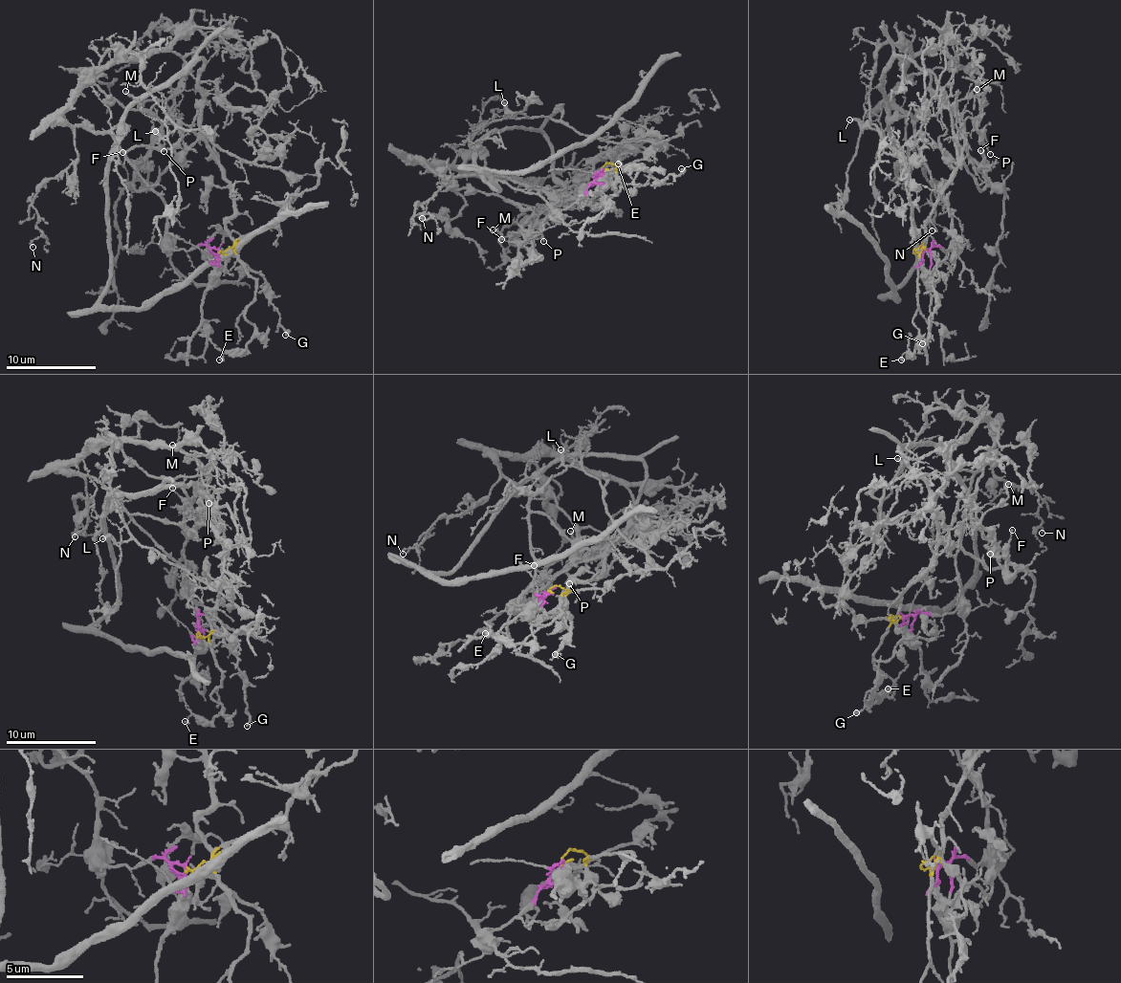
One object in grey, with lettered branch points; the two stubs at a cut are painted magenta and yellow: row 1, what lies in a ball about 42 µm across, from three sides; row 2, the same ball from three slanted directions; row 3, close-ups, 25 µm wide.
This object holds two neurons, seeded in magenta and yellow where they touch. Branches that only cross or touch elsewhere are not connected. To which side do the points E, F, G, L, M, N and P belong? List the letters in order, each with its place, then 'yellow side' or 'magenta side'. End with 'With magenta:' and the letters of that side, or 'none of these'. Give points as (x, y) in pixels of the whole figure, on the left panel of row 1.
E: at (219, 360); yellow side
F: at (122, 152); yellow side
G: at (285, 335); yellow side
L: at (155, 131); magenta side
M: at (125, 91); yellow side
N: at (32, 247); magenta side
P: at (164, 151); yellow side
With magenta: L, N

